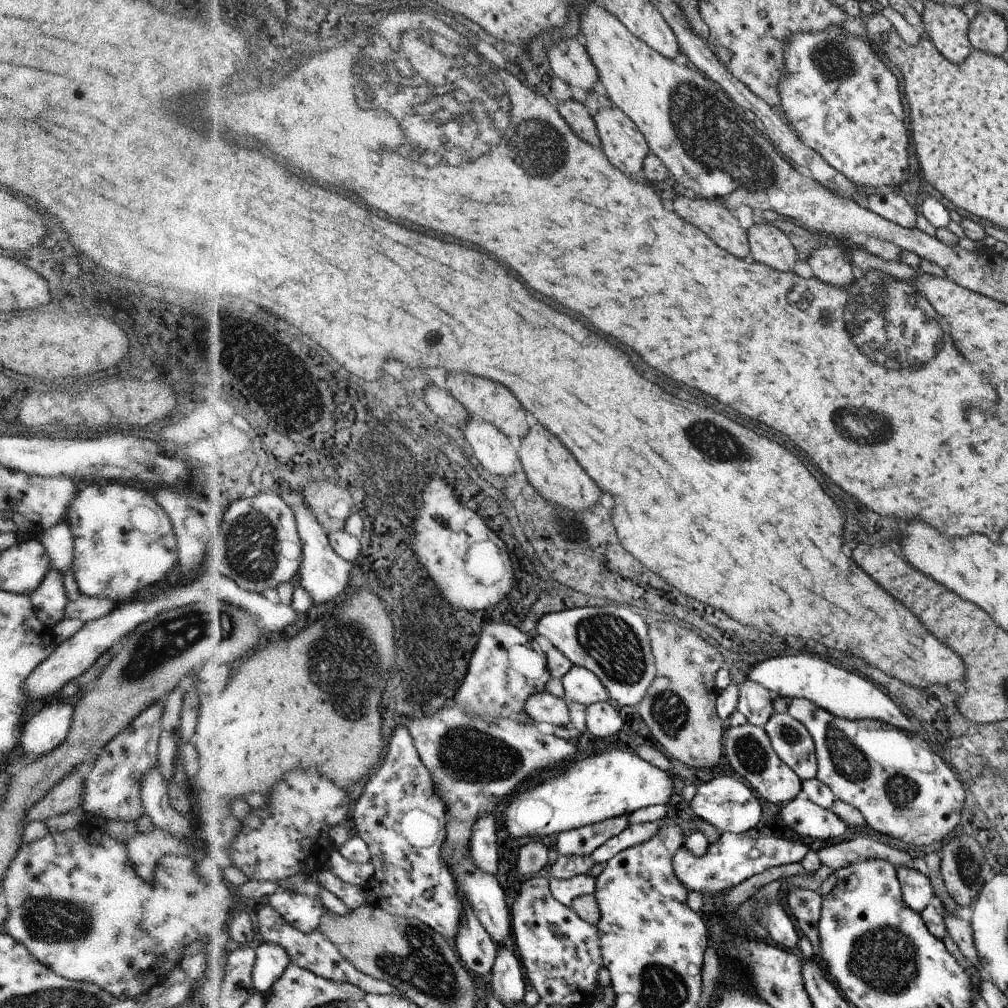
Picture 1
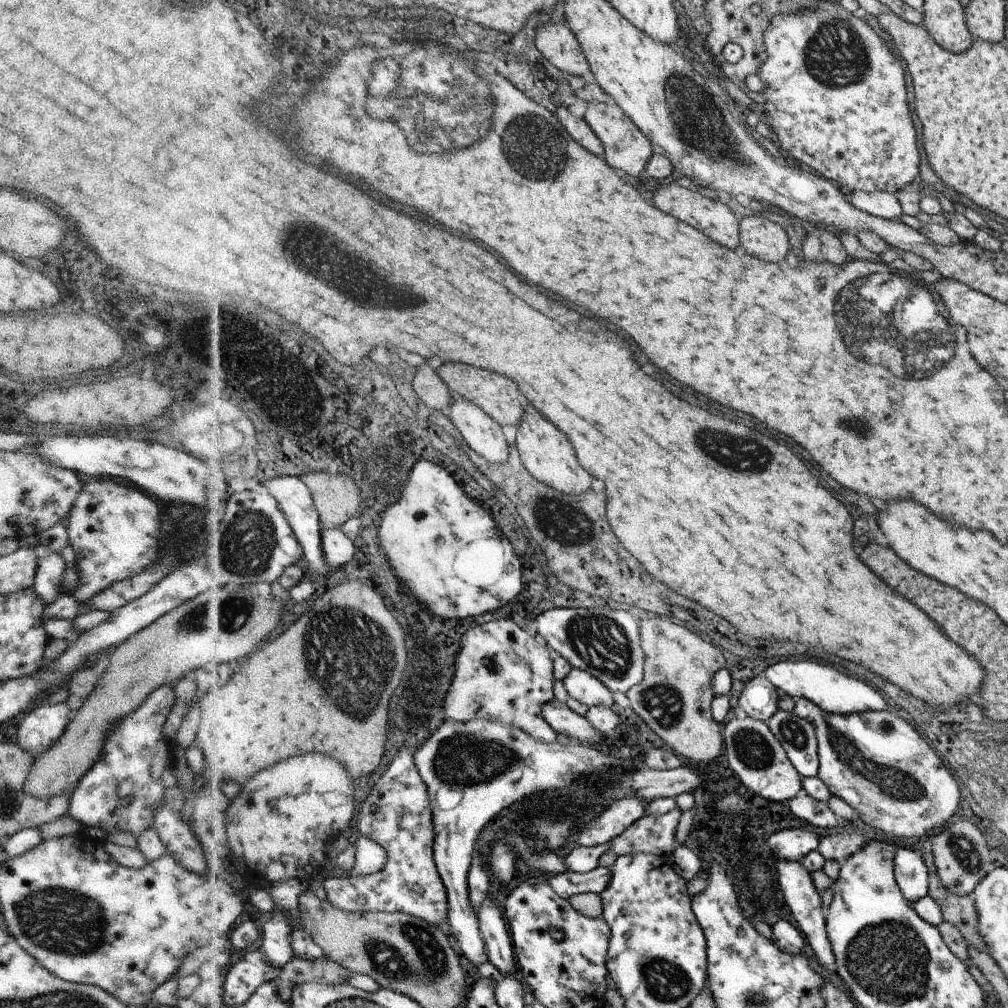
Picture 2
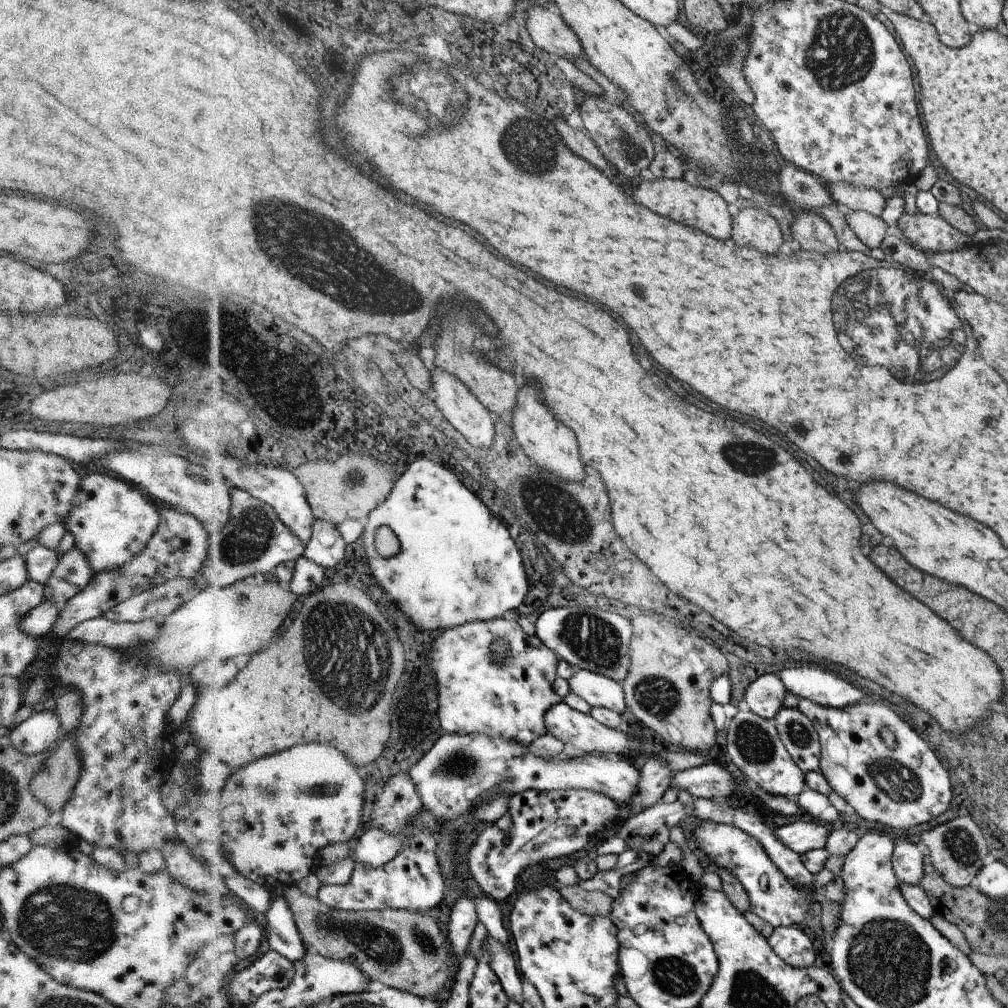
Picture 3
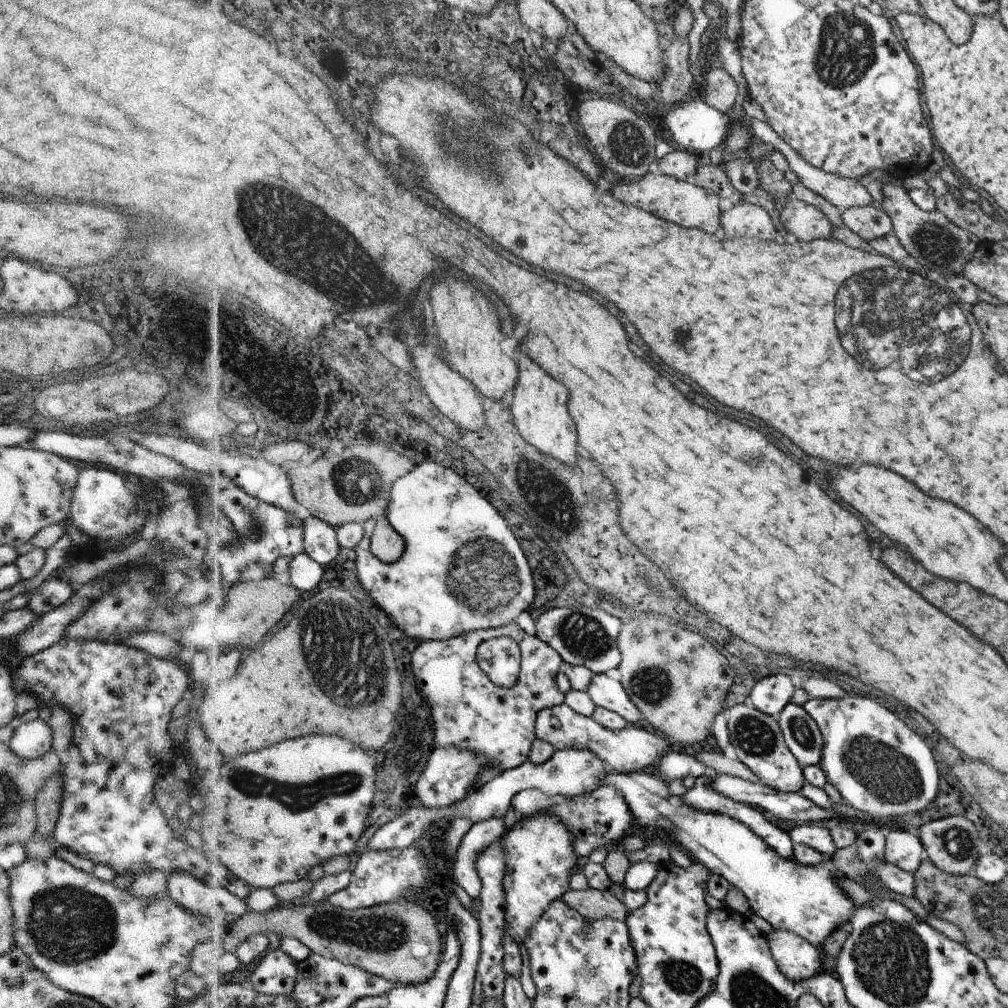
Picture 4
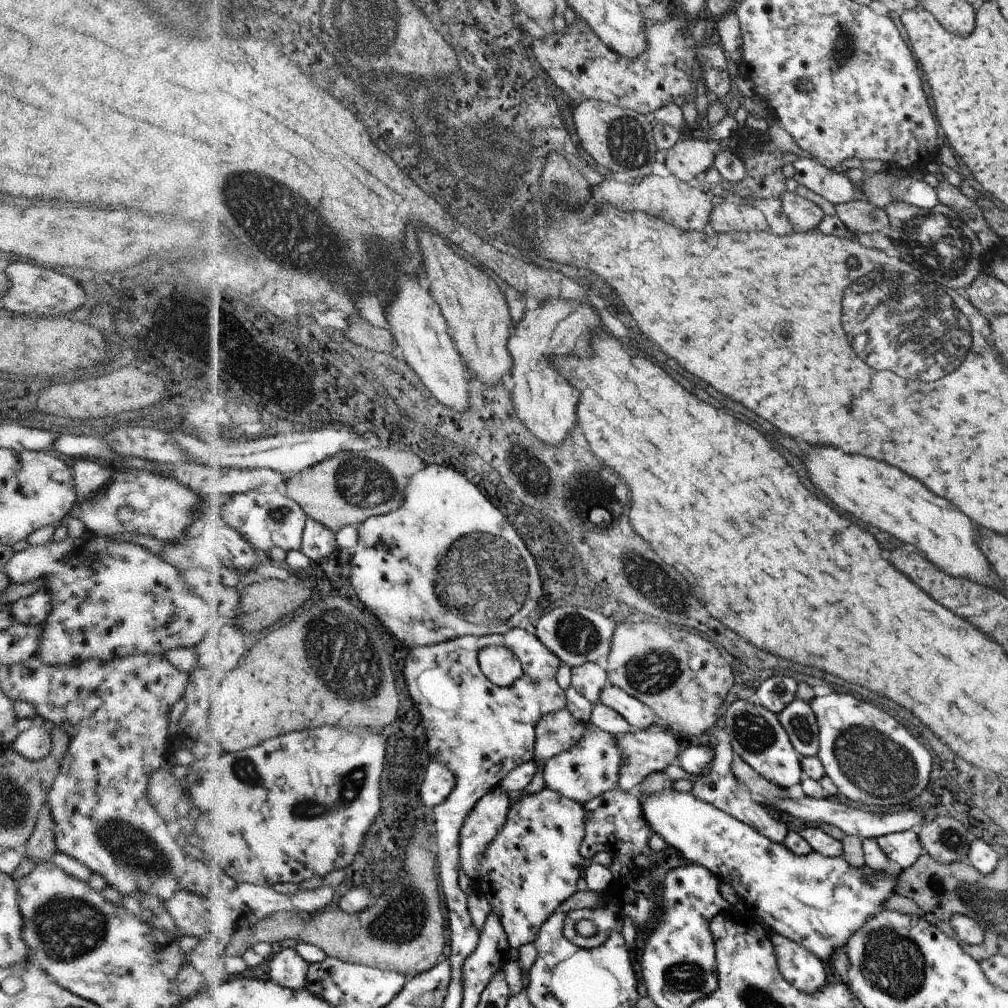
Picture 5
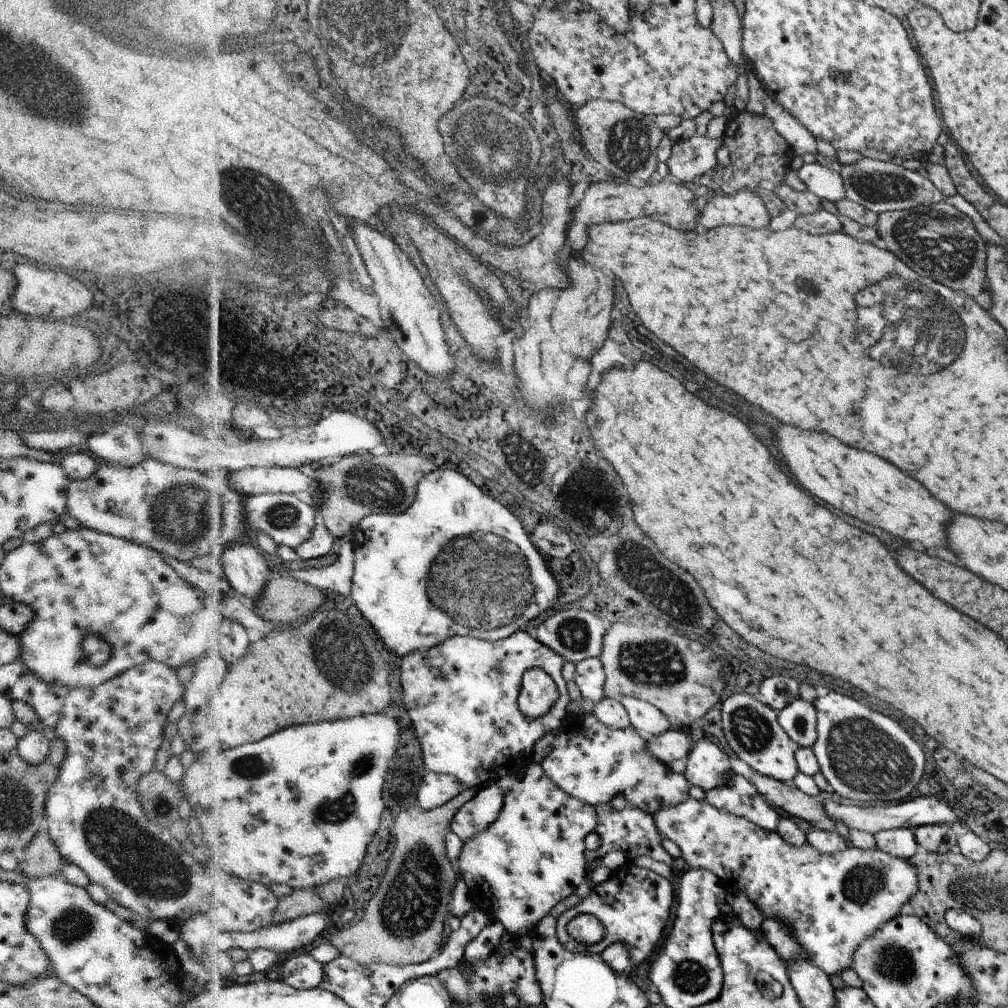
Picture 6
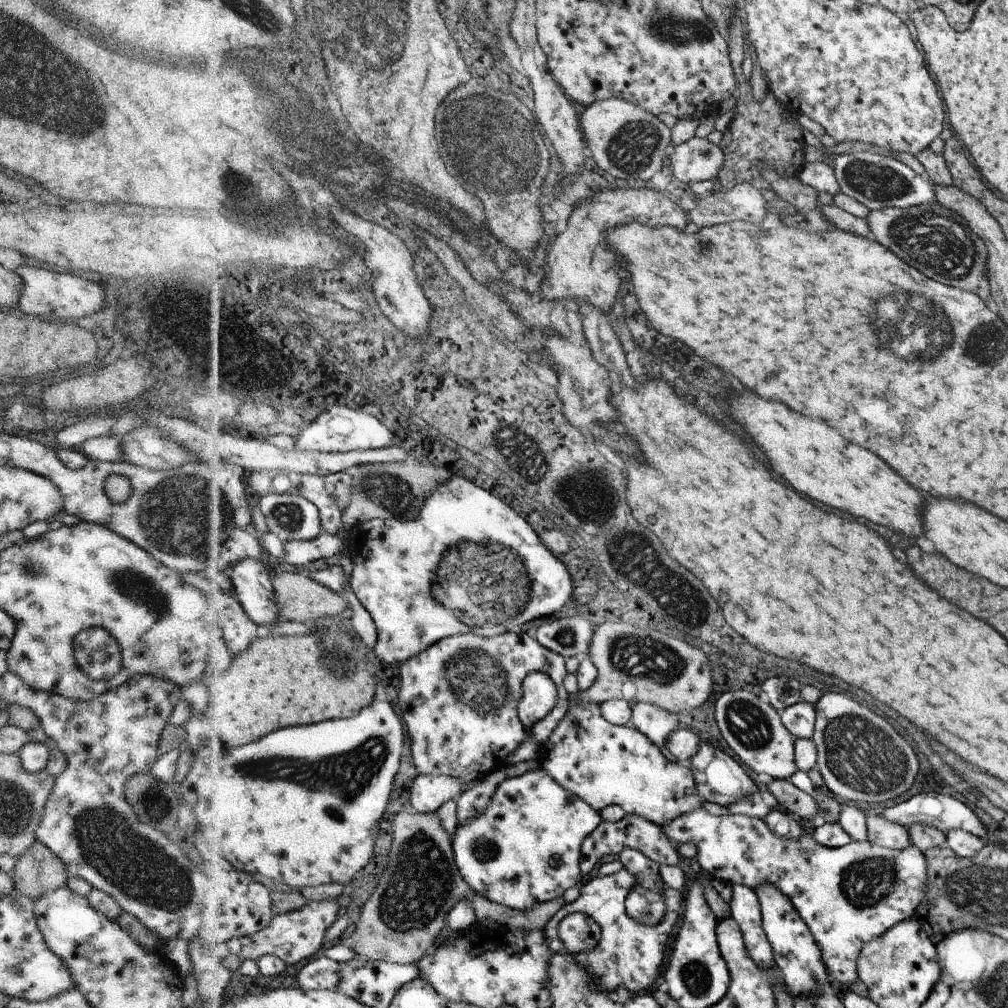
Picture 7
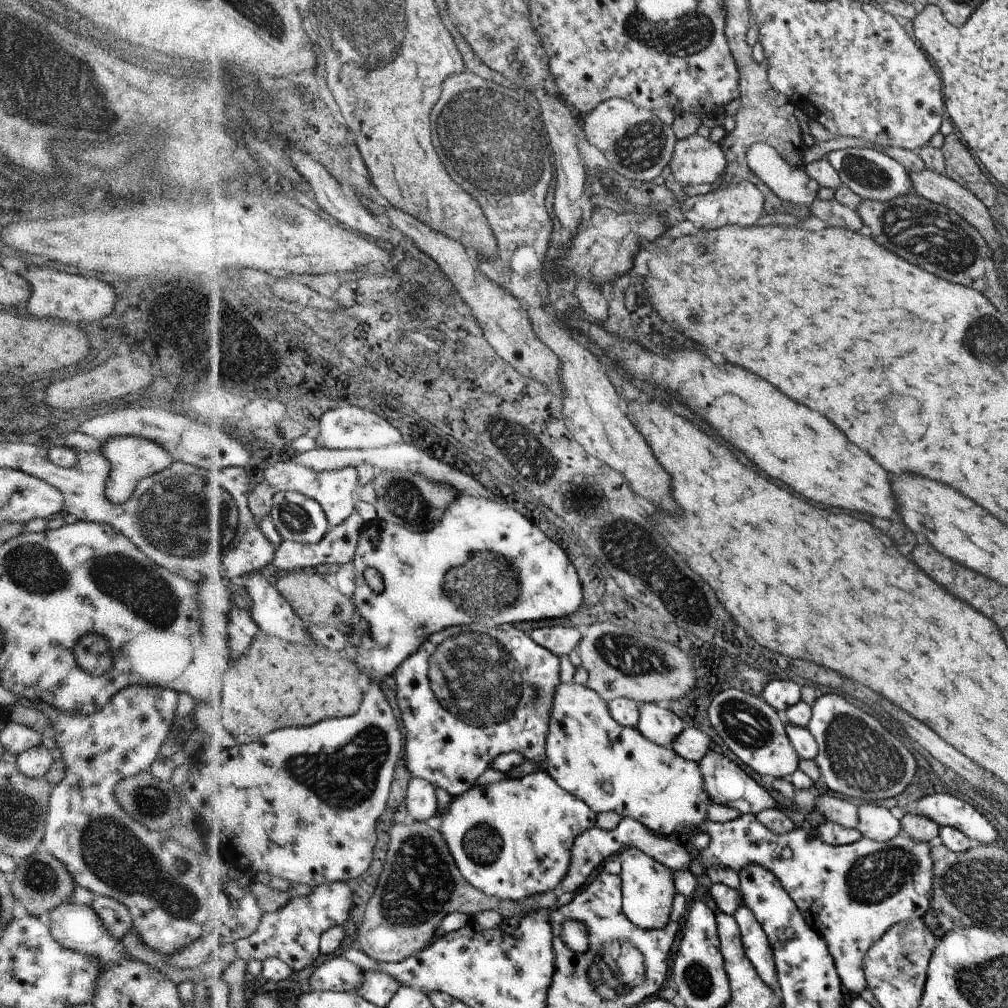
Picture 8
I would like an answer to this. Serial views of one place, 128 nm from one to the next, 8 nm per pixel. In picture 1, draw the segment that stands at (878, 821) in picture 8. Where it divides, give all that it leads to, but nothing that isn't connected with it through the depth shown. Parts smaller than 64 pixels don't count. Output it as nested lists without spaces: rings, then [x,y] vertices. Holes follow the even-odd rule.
[[[898,867],[897,870],[904,902],[912,911],[922,913],[925,907],[935,903],[935,891],[926,872],[922,873],[918,868],[906,869],[905,867]]]

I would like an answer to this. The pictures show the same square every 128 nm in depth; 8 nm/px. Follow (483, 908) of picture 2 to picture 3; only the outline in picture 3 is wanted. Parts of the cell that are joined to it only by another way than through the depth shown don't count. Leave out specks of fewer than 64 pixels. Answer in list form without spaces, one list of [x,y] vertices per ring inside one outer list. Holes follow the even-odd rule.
[[[493,937],[487,938],[489,966],[502,984],[504,993],[510,999],[523,1002],[523,978],[517,966],[516,956],[508,945],[504,945]]]

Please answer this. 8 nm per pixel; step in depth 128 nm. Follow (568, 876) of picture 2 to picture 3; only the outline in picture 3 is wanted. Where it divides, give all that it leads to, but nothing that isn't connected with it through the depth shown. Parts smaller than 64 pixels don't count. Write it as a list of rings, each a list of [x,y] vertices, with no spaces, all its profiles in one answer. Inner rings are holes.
[[[628,849],[618,858],[618,866],[614,870],[601,872],[587,880],[579,880],[577,885],[586,891],[599,891],[614,898],[621,894],[623,889],[622,876],[640,871],[652,863],[652,858],[645,852]]]

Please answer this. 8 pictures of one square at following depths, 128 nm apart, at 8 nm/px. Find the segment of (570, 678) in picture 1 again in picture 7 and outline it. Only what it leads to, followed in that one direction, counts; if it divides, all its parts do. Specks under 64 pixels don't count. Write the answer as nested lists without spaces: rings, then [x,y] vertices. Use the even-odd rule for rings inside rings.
[[[632,703],[631,708],[632,718],[630,724],[641,731],[642,734],[645,734],[646,738],[650,739],[650,741],[660,749],[666,759],[677,762],[677,758],[668,752],[666,740],[668,740],[670,734],[680,728],[680,722],[676,722],[673,718],[674,716],[672,716],[673,714],[669,711],[650,703]]]

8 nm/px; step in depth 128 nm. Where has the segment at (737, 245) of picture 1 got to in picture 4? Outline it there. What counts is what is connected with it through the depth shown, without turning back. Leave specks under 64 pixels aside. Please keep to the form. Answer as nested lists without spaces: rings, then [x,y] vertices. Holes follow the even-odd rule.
[[[648,172],[644,178],[638,181],[614,186],[614,196],[622,198],[622,202],[626,202],[626,204],[642,206],[644,210],[658,214],[658,218],[672,220],[674,224],[680,224],[680,226],[694,226],[694,228],[710,230],[710,234],[720,230],[719,196],[715,192],[674,178],[674,176]]]

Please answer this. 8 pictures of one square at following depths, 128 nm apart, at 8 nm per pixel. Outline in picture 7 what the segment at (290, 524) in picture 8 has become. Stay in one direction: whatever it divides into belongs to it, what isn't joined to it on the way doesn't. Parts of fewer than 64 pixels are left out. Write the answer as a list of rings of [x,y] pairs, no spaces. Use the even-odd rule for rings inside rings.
[[[272,492],[263,497],[262,510],[264,510],[266,518],[268,518],[271,530],[276,532],[285,543],[296,540],[314,540],[325,531],[320,508],[304,495]]]

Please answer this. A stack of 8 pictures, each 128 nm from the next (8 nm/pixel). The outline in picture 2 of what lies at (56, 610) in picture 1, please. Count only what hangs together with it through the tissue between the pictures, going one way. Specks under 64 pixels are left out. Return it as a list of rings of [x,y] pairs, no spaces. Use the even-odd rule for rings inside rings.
[[[39,544],[34,548],[36,552],[36,574],[34,576],[33,589],[43,600],[44,604],[52,604],[58,600],[62,593],[62,576],[66,565],[62,560],[61,554],[56,554],[48,546]]]

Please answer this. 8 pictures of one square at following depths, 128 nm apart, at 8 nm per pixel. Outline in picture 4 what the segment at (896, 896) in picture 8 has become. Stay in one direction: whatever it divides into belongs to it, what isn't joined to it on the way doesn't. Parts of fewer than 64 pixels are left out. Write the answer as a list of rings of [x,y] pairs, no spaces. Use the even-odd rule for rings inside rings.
[[[630,772],[630,774],[604,774],[600,784],[614,786],[620,794],[624,794],[624,800],[632,812],[637,825],[644,829],[655,829],[662,837],[668,841],[679,844],[685,848],[687,854],[695,862],[702,863],[709,872],[723,876],[731,886],[740,890],[746,896],[751,910],[762,916],[766,922],[772,925],[776,930],[787,930],[794,934],[801,935],[802,938],[812,942],[812,946],[822,946],[826,938],[838,930],[844,922],[850,922],[854,916],[856,907],[854,902],[848,897],[847,892],[841,887],[842,874],[836,870],[833,858],[828,855],[822,856],[822,862],[816,866],[804,866],[795,859],[786,860],[778,856],[778,852],[773,849],[765,839],[760,838],[750,830],[743,822],[734,820],[731,816],[716,814],[716,812],[696,812],[690,806],[684,804],[682,796],[672,795],[668,784],[661,780],[656,774],[642,772]]]

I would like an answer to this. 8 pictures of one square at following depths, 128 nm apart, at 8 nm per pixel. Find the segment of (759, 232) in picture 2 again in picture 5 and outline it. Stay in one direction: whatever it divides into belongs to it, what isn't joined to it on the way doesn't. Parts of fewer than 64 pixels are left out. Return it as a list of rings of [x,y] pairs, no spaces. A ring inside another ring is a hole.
[[[723,202],[712,208],[709,218],[710,226],[716,232],[734,232],[734,230],[768,230],[768,221],[759,206],[745,204],[734,204]]]

